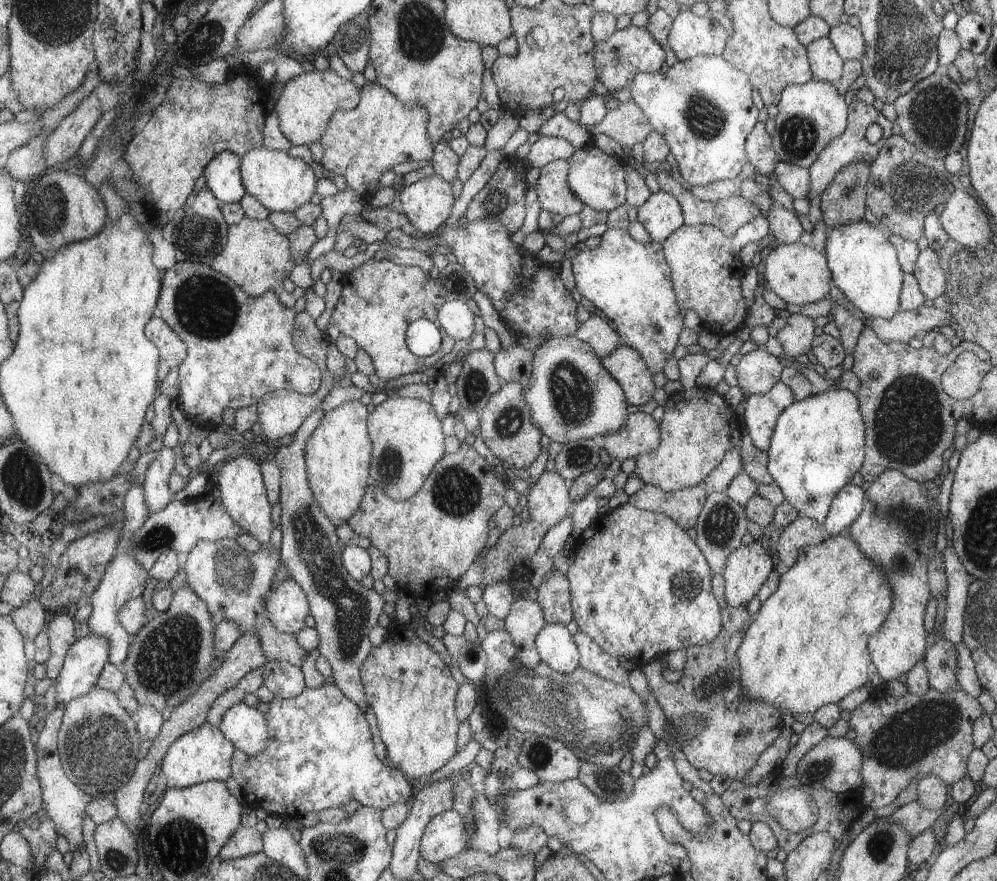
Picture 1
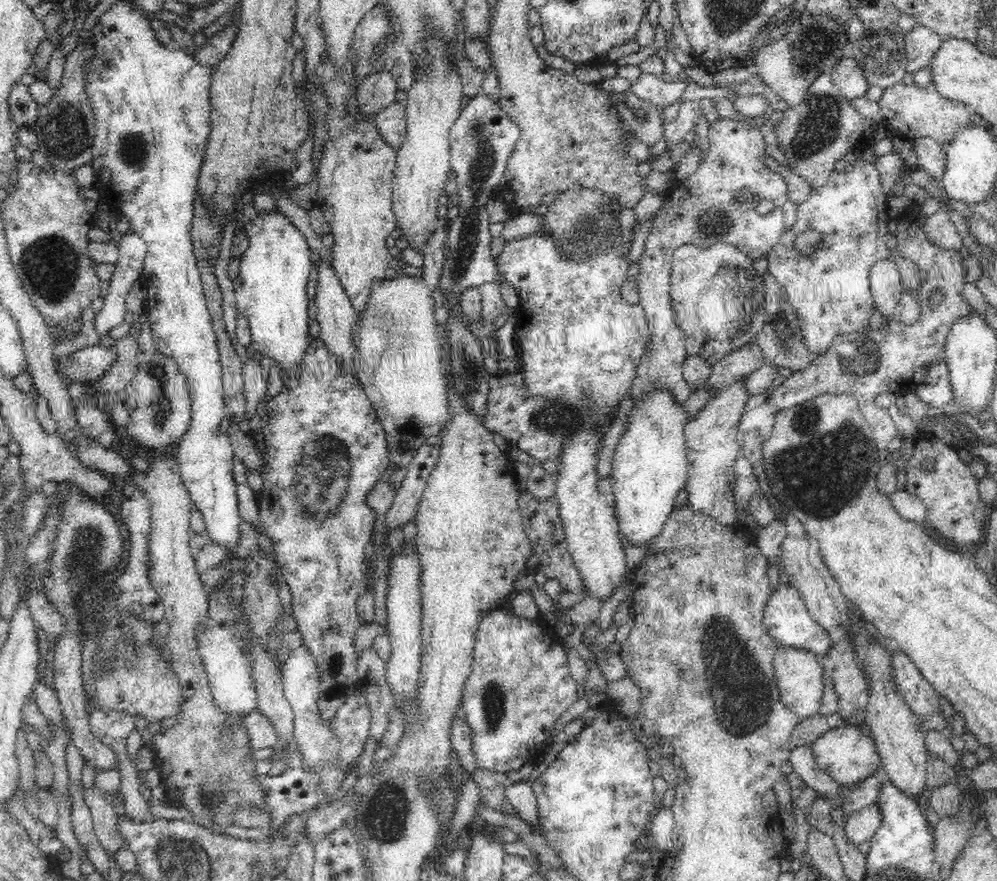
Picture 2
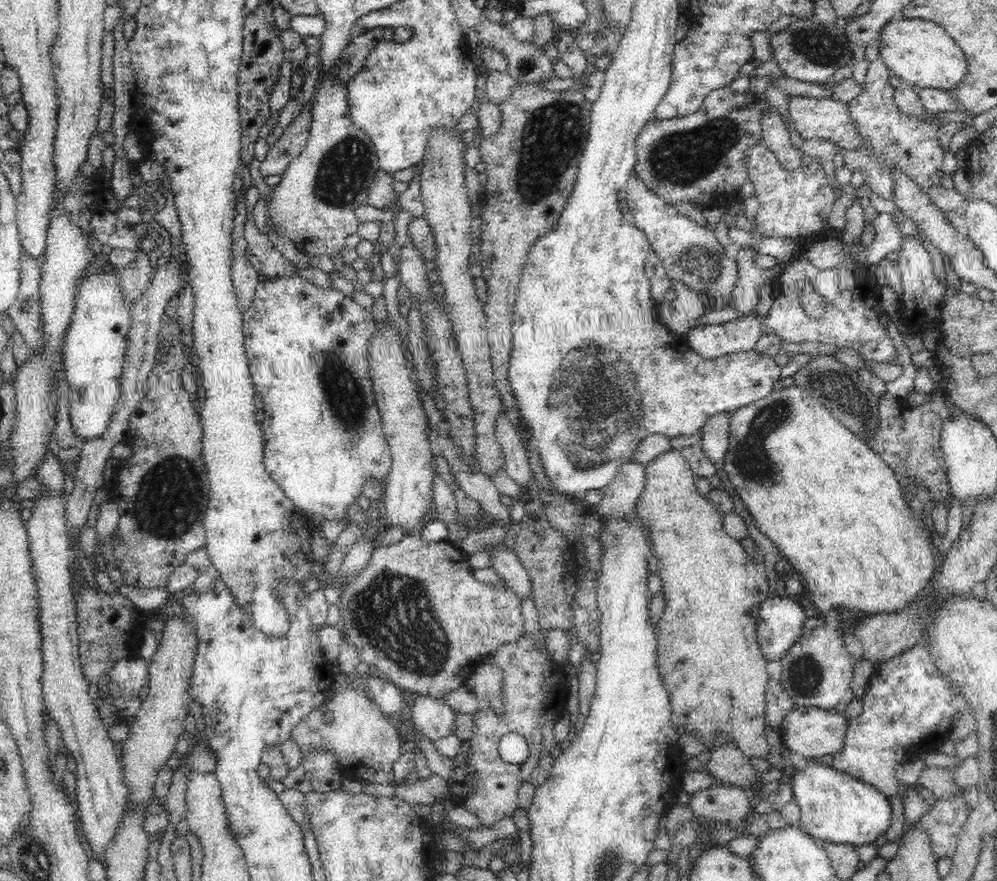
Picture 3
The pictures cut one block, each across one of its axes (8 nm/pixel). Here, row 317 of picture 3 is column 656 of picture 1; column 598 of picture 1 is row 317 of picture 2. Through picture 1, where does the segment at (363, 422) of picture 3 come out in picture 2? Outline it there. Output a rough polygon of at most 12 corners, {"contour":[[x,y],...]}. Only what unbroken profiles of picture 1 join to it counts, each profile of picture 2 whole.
{"contour":[[278,212],[243,228],[233,281],[251,347],[282,380],[315,339],[314,254]]}

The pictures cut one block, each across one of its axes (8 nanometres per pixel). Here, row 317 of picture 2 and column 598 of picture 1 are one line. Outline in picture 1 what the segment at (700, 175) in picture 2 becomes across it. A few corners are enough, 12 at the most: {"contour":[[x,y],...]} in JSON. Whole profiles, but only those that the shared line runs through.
{"contour":[[575,635],[579,667],[617,684],[629,672],[590,636]]}

